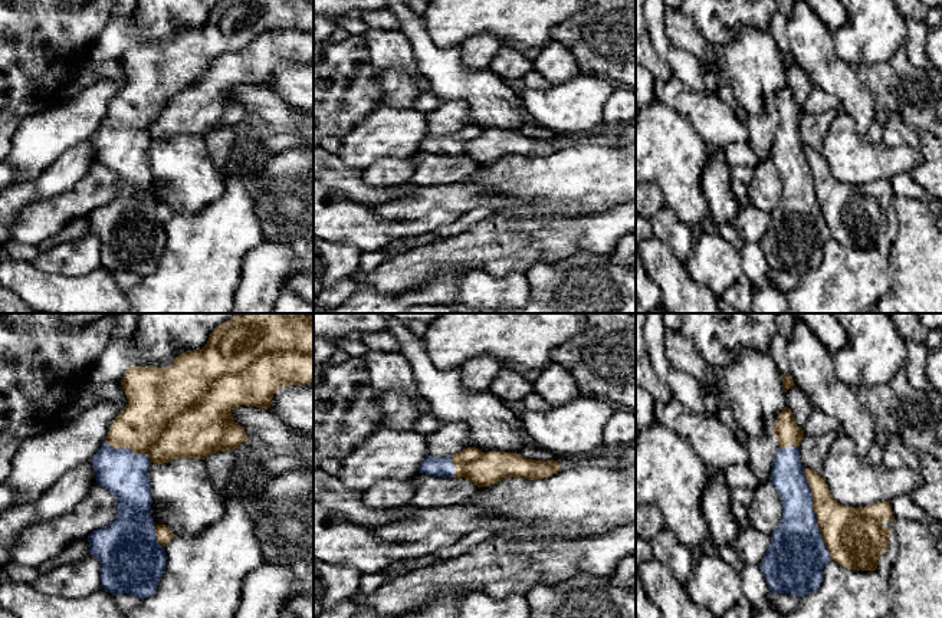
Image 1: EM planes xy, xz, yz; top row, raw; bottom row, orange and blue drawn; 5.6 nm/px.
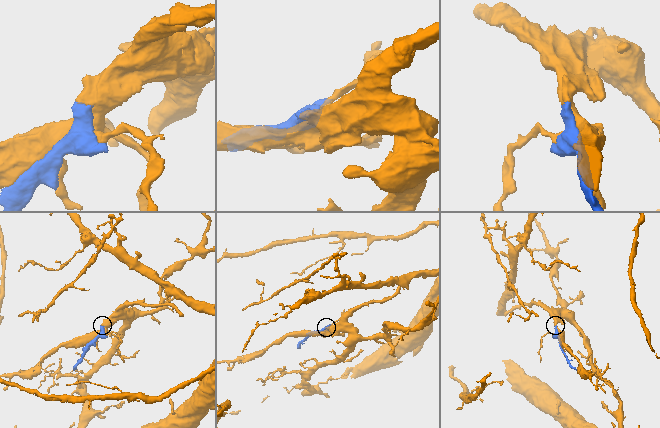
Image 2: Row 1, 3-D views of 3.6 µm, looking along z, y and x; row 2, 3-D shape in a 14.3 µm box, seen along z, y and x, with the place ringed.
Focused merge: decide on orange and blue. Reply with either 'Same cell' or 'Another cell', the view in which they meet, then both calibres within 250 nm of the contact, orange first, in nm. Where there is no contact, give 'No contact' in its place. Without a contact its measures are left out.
Same cell. Touches orange in yz. Thickness 300 nm (orange) against 320 nm

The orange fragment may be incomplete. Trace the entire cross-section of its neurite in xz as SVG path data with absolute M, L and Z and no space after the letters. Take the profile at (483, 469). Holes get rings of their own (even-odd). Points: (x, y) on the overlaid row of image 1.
M467 447L453 456L429 456L419 471L434 477L465 477L479 489L498 483L508 477L544 479L557 474L561 464L555 460L532 460L522 454L506 451L483 453L476 447Z

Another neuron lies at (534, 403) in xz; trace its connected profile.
M532 391L529 395L526 395L522 402L523 402L525 408L529 411L548 411L548 410L554 408L554 405L547 402L535 391Z

